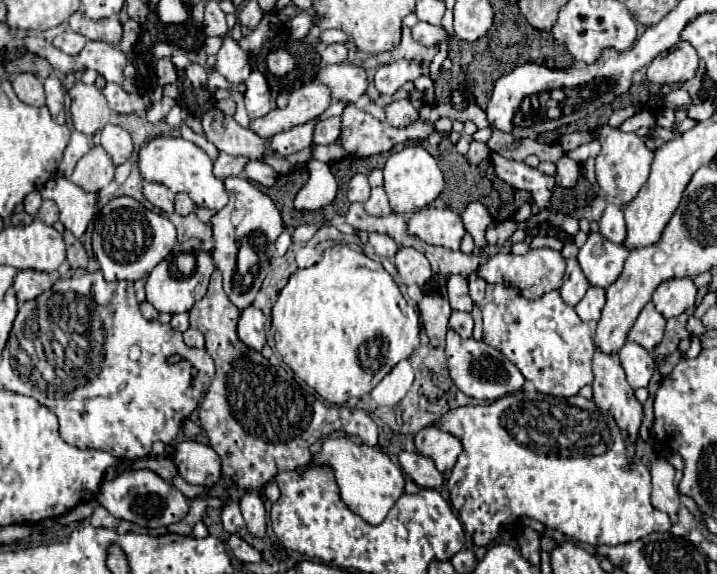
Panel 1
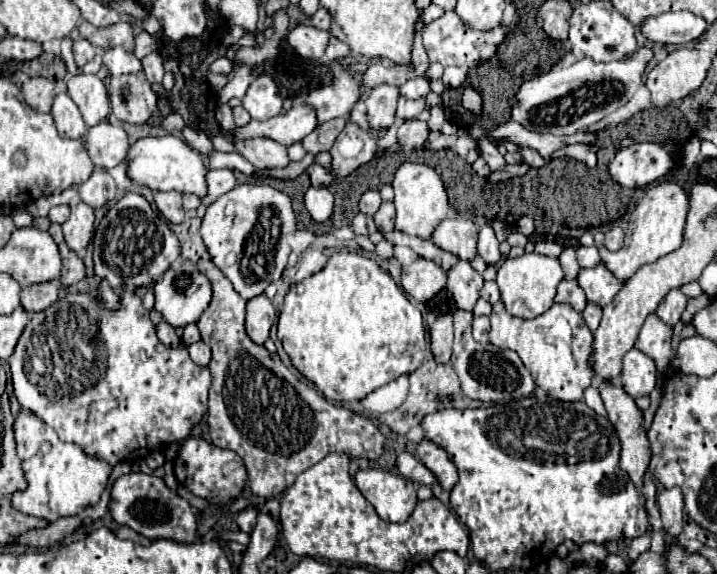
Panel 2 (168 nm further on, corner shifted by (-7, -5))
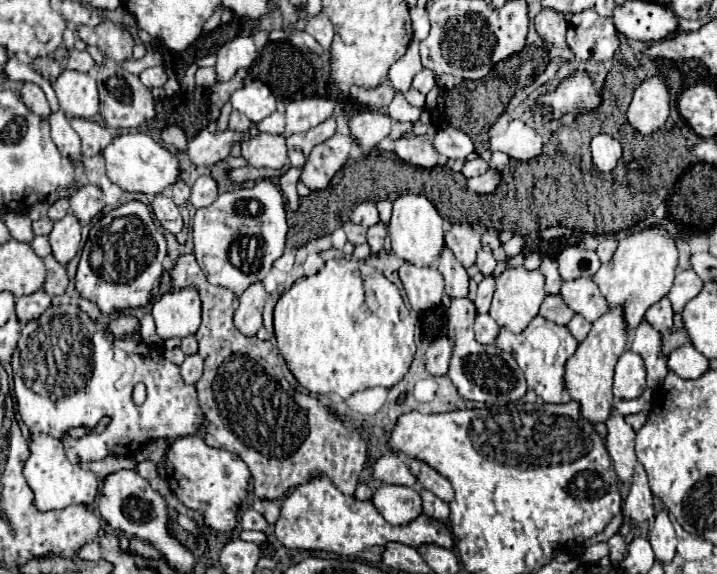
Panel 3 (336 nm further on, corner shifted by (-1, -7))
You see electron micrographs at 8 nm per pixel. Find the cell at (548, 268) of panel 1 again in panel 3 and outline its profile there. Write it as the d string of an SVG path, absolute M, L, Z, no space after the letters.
M524 266L504 270L496 278L496 292L494 292L494 300L492 300L492 306L490 306L490 316L498 322L498 326L508 328L510 332L522 332L530 324L530 320L538 314L544 298L546 298L544 276L538 270L530 272Z

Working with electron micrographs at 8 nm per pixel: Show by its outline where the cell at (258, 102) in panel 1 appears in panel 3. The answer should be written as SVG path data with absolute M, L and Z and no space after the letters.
M260 80L246 82L230 96L230 104L234 110L246 114L254 124L276 110L276 98L272 96L270 88Z

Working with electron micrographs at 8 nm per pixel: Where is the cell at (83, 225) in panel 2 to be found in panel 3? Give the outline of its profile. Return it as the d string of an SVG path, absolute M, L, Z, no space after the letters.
M66 214L62 220L56 220L52 232L48 234L52 256L60 264L68 264L80 246L80 222L74 214Z

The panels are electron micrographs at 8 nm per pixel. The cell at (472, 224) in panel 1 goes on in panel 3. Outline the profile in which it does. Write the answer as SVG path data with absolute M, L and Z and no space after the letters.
M482 248L480 254L478 254L478 260L476 260L476 266L480 268L480 272L482 272L484 276L490 276L490 274L494 272L494 266L496 266L496 260L494 260L494 256L492 256L492 250Z

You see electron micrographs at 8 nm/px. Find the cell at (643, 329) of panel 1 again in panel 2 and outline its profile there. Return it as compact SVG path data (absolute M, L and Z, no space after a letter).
M650 314L640 330L636 348L642 350L646 356L650 356L656 362L658 372L664 372L668 362L674 356L672 328L668 324L664 324L656 314Z

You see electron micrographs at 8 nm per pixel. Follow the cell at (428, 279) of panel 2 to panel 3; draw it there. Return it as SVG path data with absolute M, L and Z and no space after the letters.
M402 264L400 280L414 310L430 310L438 306L444 296L442 274L432 266L418 268L414 264Z

